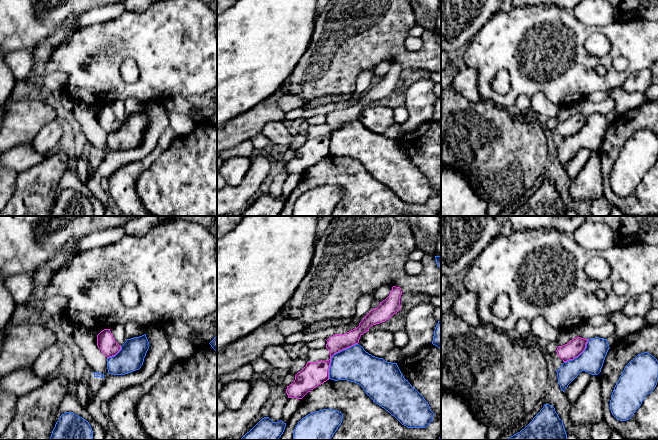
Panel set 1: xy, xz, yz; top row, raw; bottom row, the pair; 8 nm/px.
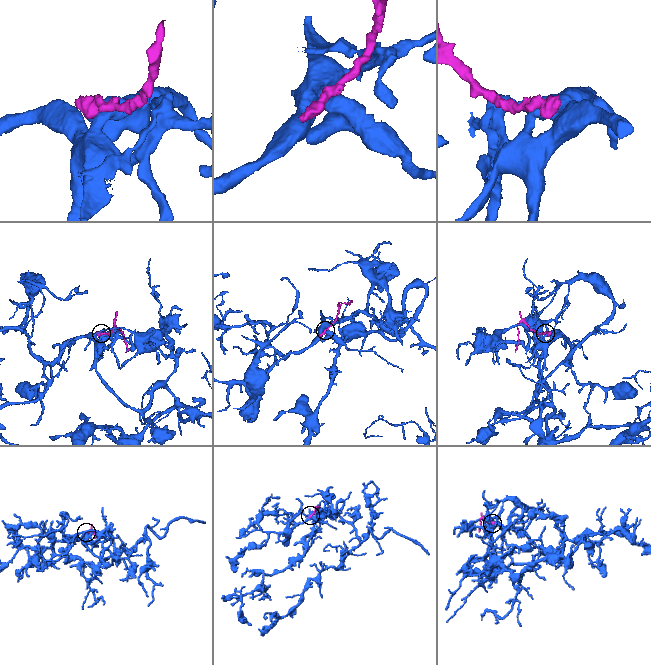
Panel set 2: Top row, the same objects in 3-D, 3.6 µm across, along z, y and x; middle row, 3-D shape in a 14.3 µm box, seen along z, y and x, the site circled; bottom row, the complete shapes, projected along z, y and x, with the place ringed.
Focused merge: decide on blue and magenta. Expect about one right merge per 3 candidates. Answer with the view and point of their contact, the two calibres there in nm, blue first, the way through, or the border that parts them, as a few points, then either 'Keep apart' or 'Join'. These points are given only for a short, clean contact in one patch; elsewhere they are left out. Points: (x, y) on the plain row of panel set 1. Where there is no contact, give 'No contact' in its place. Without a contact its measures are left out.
Touches blue at xz (333, 131). Thickness 280 nm (blue) against 190 nm. Boundary: xz (357, 119), (336, 128), (332, 132), (328, 154). Keep apart

